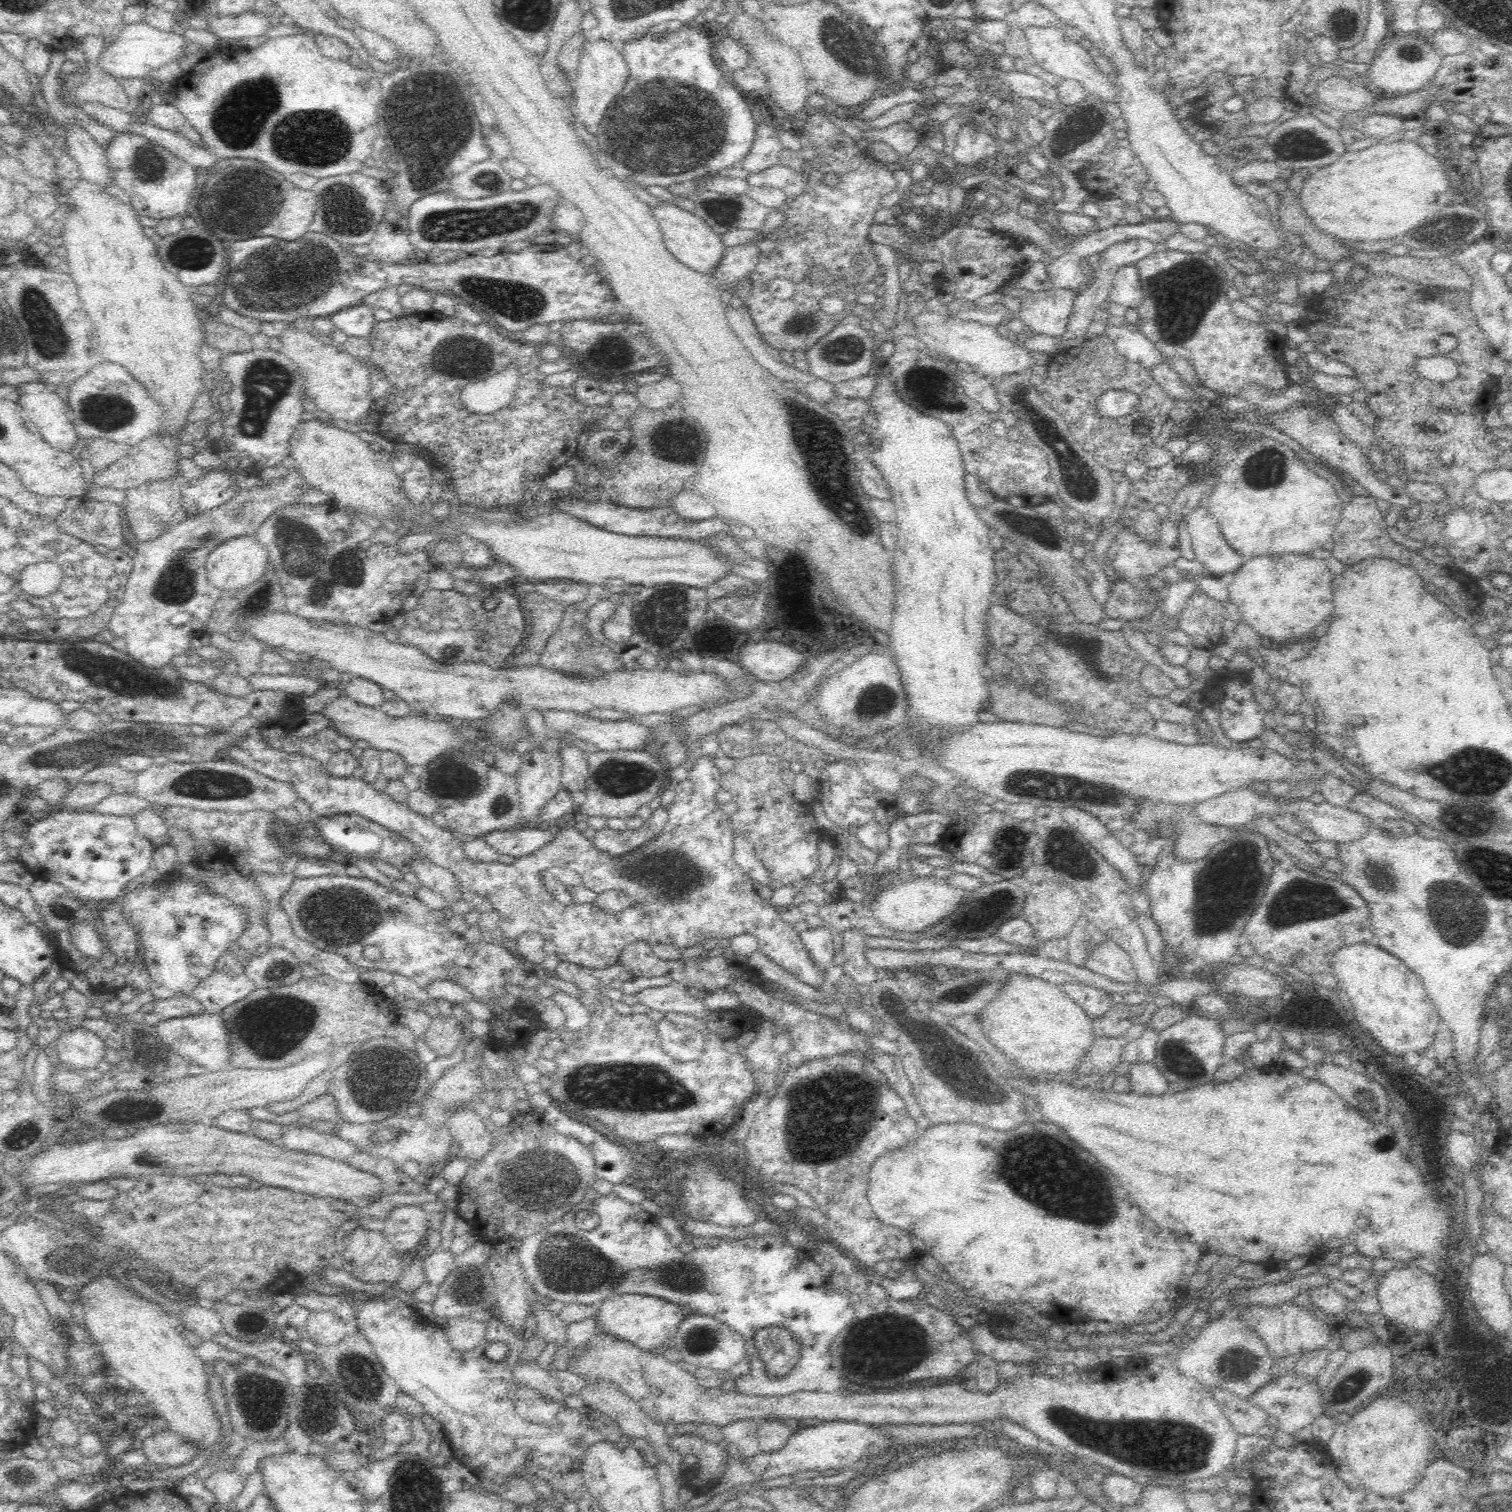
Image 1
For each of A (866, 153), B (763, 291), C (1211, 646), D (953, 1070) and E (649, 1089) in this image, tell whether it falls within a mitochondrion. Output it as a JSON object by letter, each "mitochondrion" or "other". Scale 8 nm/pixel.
{"A":"other","B":"other","C":"other","D":"mitochondrion","E":"mitochondrion"}

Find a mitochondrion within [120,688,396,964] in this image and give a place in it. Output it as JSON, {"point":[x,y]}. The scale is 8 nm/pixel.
{"point":[339,918]}

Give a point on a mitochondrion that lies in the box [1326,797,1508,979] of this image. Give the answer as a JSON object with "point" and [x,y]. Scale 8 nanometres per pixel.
{"point":[1459,917]}

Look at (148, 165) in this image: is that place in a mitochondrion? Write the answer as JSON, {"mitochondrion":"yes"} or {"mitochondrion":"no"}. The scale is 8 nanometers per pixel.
{"mitochondrion":"yes"}

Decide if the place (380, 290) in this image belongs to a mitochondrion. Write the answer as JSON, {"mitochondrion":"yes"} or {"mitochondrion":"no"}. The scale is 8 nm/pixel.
{"mitochondrion":"no"}

